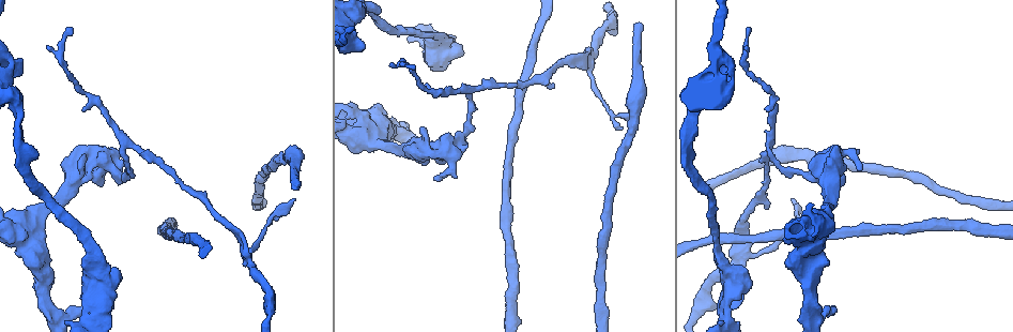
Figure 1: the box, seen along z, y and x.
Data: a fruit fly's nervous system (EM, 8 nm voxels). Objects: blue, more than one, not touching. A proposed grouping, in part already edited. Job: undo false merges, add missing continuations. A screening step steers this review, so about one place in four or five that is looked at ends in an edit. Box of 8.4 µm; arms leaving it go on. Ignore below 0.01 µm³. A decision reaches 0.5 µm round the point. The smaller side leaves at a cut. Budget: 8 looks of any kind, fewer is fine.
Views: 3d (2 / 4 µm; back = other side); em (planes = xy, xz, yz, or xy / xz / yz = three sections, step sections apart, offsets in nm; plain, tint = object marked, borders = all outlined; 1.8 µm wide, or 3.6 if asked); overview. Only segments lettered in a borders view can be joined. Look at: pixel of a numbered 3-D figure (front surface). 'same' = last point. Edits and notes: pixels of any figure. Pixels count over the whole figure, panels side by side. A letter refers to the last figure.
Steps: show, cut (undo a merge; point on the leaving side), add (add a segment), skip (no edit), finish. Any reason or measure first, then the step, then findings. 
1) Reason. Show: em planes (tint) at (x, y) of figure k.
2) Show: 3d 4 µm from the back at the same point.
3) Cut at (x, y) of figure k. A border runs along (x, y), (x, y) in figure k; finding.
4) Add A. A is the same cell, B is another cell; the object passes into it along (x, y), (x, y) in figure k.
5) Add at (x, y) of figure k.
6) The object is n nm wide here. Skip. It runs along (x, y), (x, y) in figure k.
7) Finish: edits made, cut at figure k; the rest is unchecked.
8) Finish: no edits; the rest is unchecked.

Arms part here. Show: em planes (tint) at (731, 272) of figure 1.

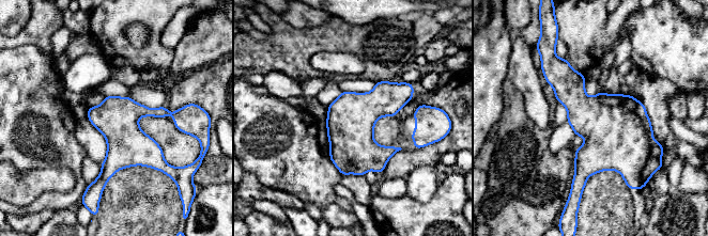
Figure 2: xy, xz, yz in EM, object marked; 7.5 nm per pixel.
Show: em planes (borders) at the same point.

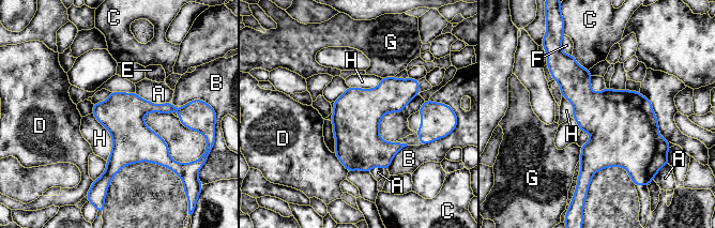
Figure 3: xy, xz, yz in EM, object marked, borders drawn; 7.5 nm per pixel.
The longest contact is with H, 380 nm. Skip. A, B, C, D, E, F, G and H are other cells; a border runs along (92, 114), (111, 137), (106, 161) in figure 3; all the same cell.

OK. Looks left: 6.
Sharp bend. Show: em planes (tint) at (74, 182) of figure 1.

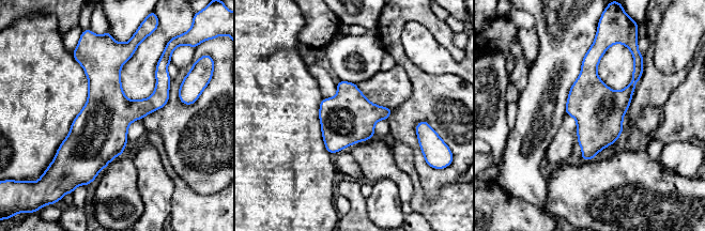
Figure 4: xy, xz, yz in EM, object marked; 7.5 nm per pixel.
Show: em planes (borders) at the same point.

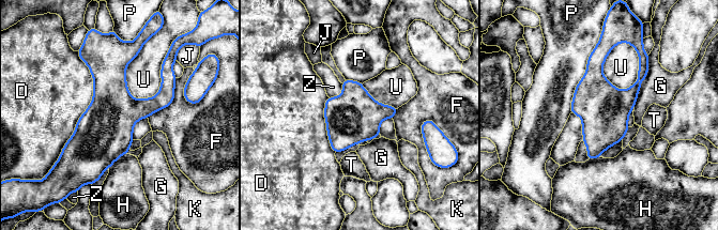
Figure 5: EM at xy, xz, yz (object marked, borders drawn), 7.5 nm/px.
Skip. D, F, G, H, J, K, P, T, U and Z are other cells; a border runs along (146, 42), (125, 73), (136, 100) in figure 5; all the same cell.

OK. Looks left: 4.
Sudden change in width. Show: em planes (borders) at (291, 151) of figure 1.

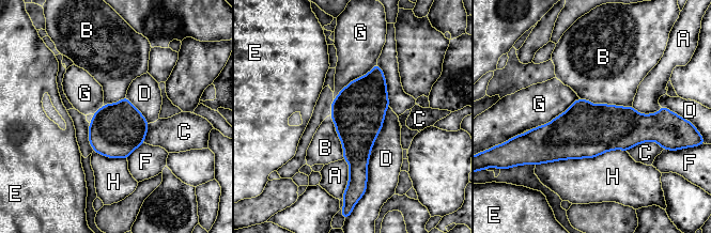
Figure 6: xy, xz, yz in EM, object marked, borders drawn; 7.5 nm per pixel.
Skip. A, B, C, D, E, F, G and H are other cells; a border runs along (581, 98), (594, 104), (632, 107) in figure 6; all the same cell.

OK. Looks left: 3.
Finish: no edits; the rest is unchecked.

